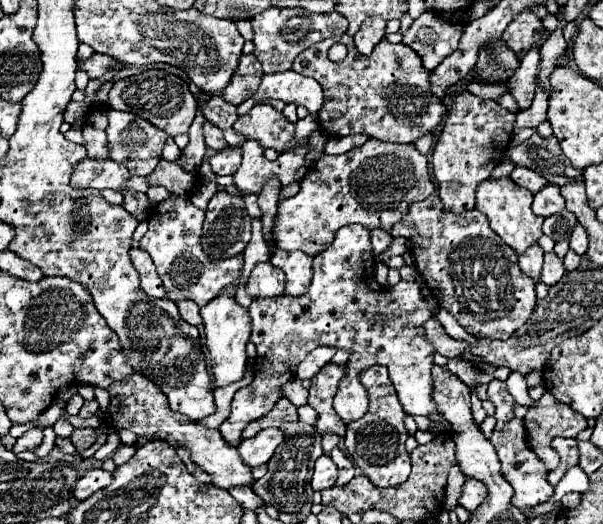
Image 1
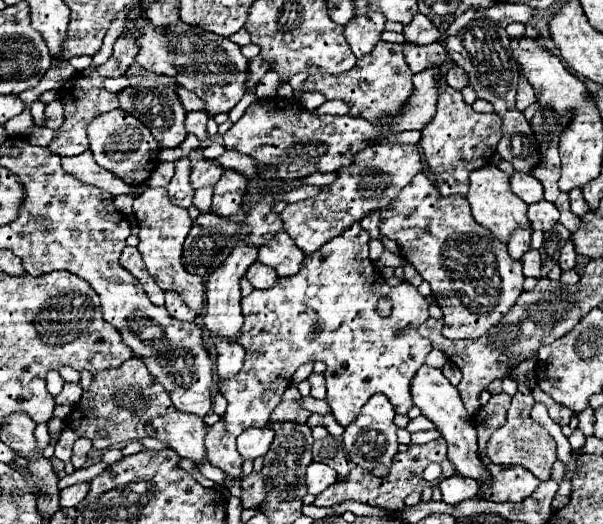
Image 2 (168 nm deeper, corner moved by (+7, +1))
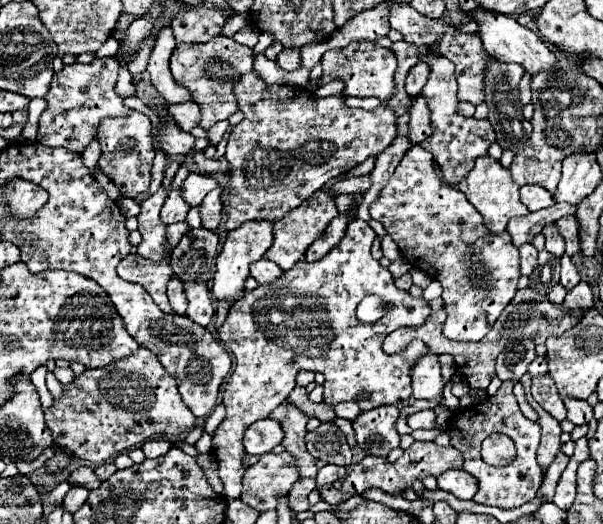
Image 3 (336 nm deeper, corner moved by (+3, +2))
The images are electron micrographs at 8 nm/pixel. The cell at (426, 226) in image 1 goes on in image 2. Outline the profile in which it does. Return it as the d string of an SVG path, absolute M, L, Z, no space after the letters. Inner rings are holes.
M425 173L417 175L389 209L381 211L379 229L381 235L397 241L401 255L431 285L443 311L443 335L447 339L483 337L523 293L521 261L515 261L507 253L507 245L473 219L465 197L443 197Z

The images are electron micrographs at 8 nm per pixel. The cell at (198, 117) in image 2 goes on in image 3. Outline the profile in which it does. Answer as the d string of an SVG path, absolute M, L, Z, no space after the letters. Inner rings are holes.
M181 102L181 104L167 104L169 114L173 116L173 120L177 122L177 126L185 132L189 132L191 128L197 126L197 122L201 120L201 112L197 108L195 102Z

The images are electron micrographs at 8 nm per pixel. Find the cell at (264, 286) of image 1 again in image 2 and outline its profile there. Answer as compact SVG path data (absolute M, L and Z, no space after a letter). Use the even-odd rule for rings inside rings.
M255 261L255 263L247 269L245 277L247 277L247 281L249 281L255 289L271 289L271 287L277 283L277 279L279 279L277 273L275 273L271 267L267 267L267 265L259 263L259 261Z

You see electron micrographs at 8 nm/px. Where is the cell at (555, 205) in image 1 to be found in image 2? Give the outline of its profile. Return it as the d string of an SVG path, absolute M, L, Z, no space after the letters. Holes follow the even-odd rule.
M543 199L543 201L537 201L537 203L529 205L527 217L529 217L533 229L549 231L559 221L559 211L557 211L557 207L553 203L547 203Z

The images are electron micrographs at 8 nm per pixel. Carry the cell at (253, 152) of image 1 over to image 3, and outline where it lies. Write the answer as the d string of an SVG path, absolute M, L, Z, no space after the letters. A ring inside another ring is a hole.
M215 188L215 190L211 190L205 196L205 202L201 204L201 222L203 222L203 228L215 230L219 226L221 208L223 208L223 204L221 204L221 188Z

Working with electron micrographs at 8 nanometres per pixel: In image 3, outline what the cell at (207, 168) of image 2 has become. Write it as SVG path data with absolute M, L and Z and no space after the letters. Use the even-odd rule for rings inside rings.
M189 174L185 184L183 184L183 198L189 206L201 206L203 198L207 196L207 192L211 192L213 188L217 188L217 180L211 176L203 176L203 174Z

